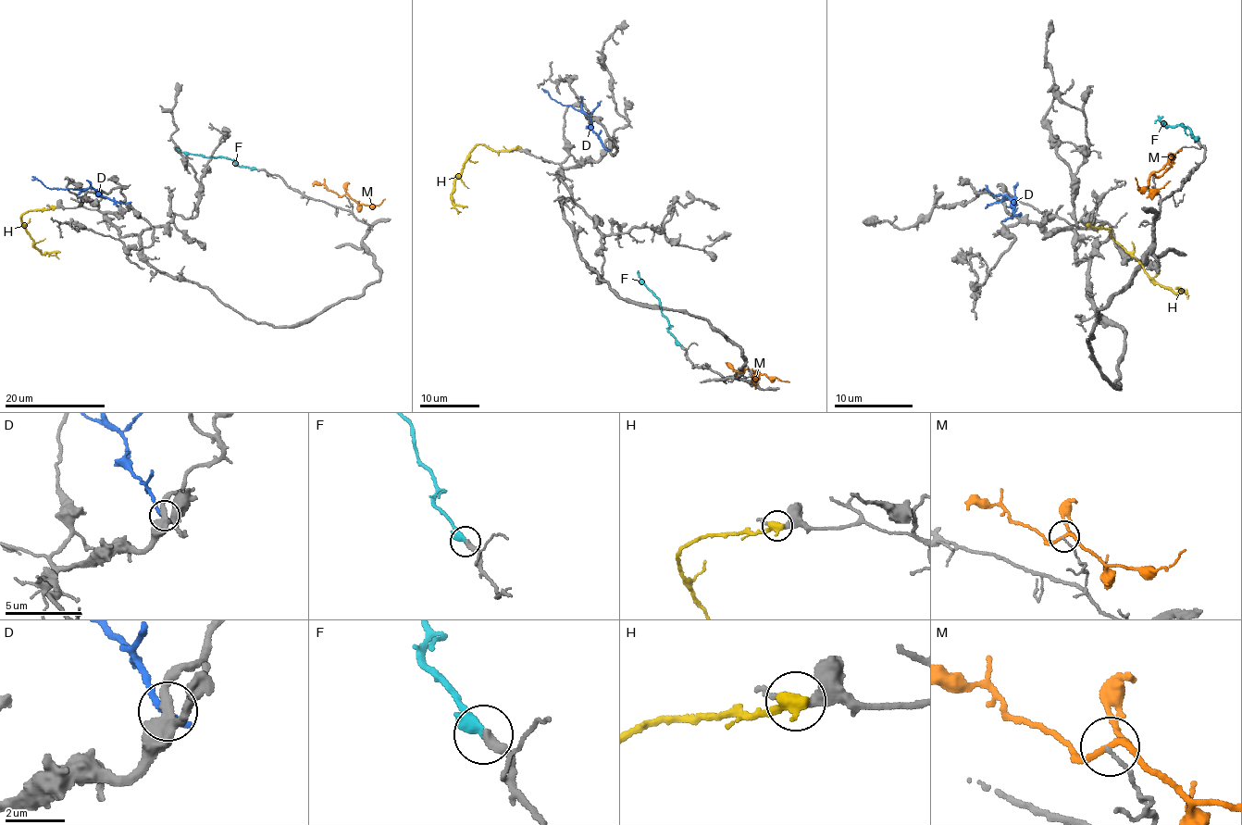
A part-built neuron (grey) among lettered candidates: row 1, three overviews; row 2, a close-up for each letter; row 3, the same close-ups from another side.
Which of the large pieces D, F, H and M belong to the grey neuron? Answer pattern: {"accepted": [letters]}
{"accepted": ["F"]}

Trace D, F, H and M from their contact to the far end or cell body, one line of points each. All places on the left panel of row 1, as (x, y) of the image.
D: (126, 204), (115, 202), (94, 189), (48, 188), (32, 176)
F: (257, 168), (242, 168), (223, 156), (178, 152)
H: (54, 207), (31, 209), (22, 215), (21, 220), (35, 246), (42, 252), (60, 252)
M: (344, 194), (367, 206), (375, 206), (384, 199)

